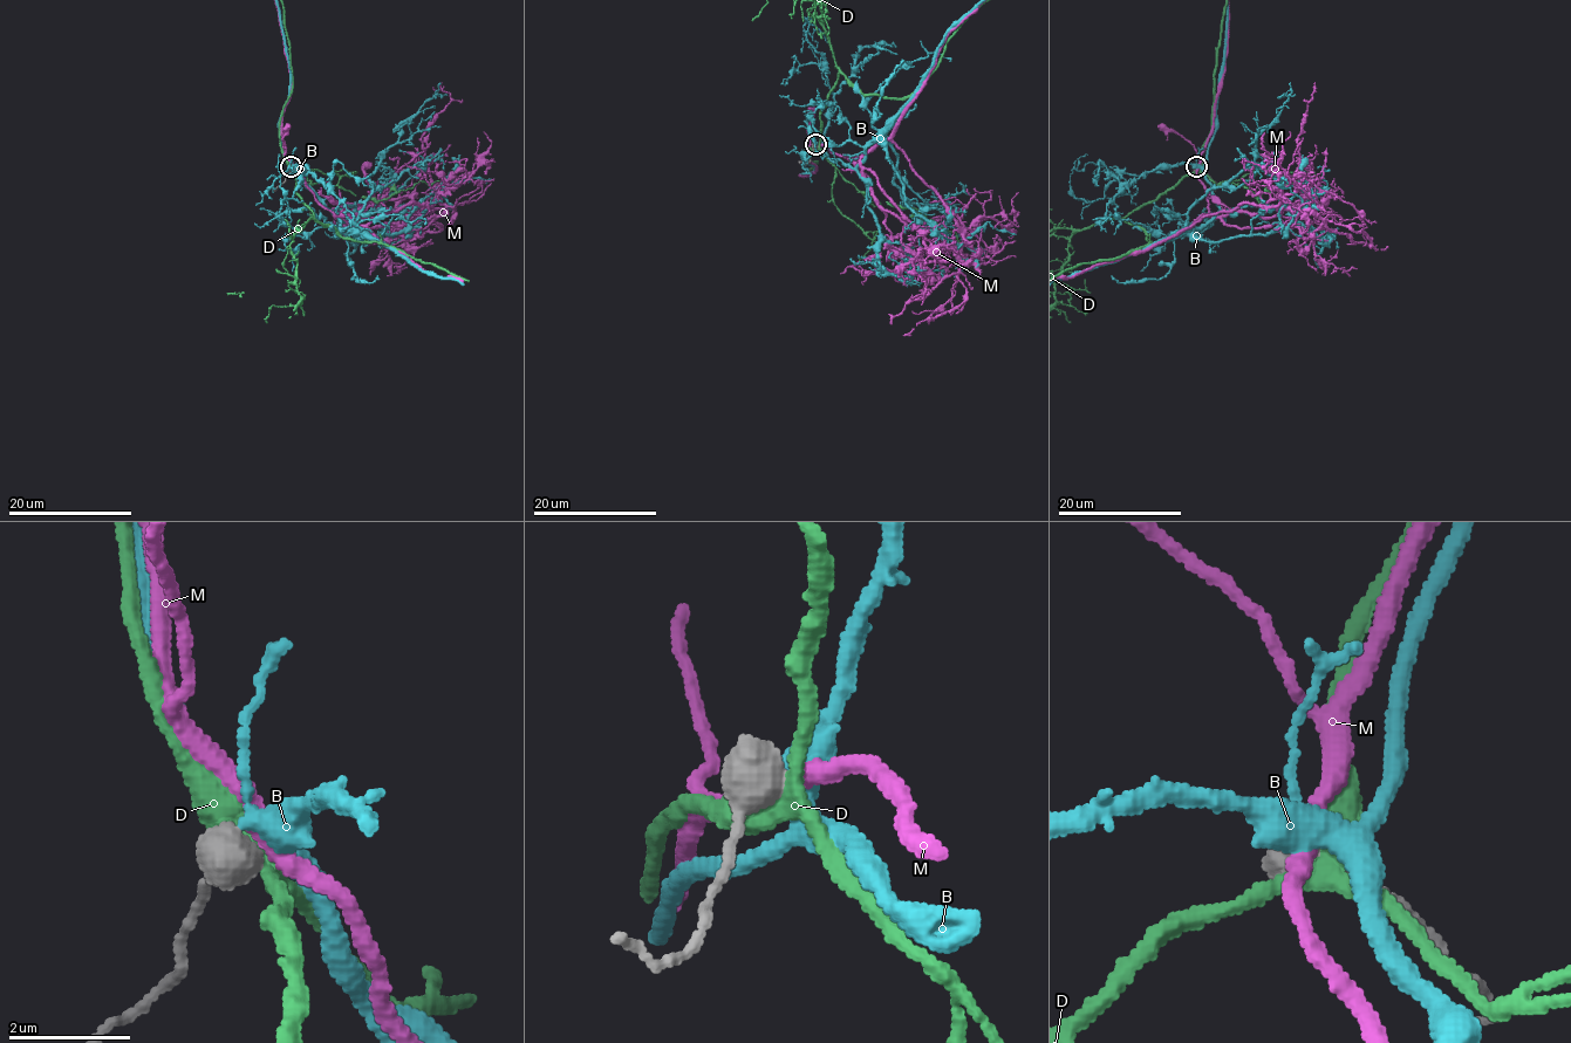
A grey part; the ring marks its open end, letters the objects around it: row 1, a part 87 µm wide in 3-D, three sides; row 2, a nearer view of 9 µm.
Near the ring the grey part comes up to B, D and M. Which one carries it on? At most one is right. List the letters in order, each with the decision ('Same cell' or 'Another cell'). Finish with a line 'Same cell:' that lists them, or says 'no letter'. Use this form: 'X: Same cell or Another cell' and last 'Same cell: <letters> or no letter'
B: Same cell
D: Another cell
M: Another cell
Same cell: B

